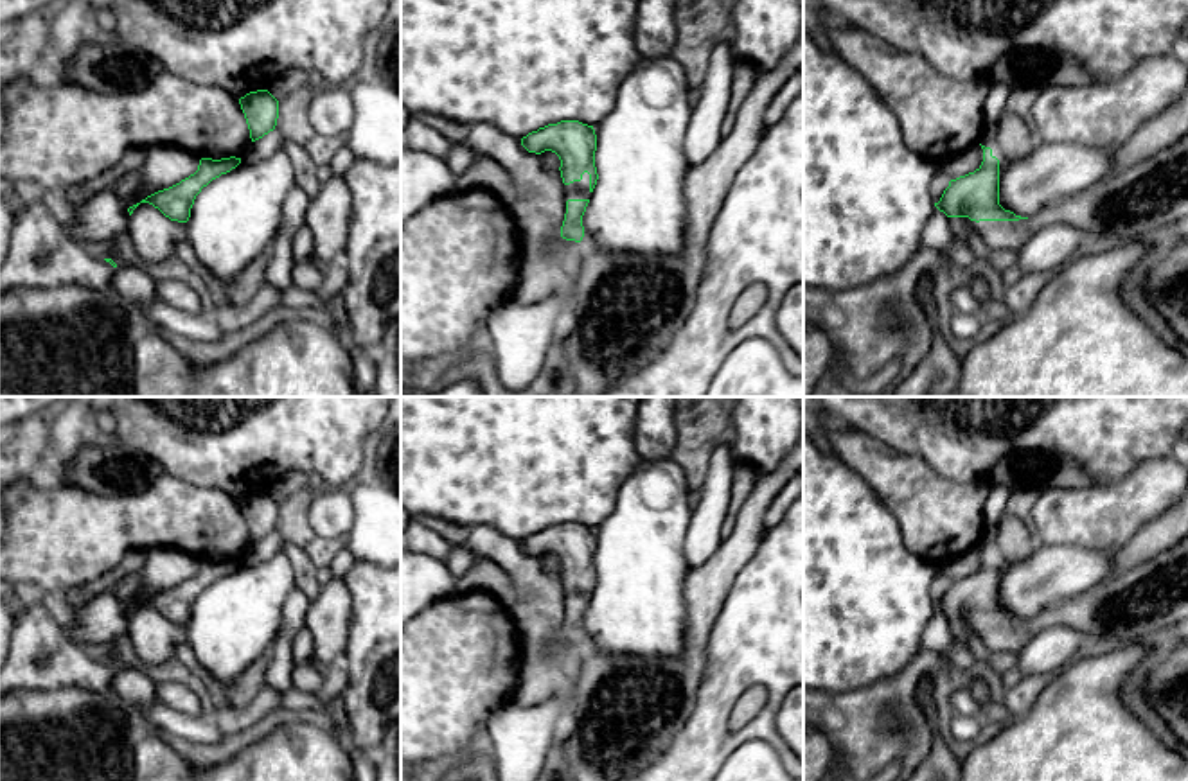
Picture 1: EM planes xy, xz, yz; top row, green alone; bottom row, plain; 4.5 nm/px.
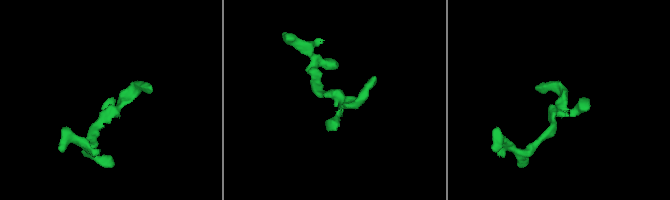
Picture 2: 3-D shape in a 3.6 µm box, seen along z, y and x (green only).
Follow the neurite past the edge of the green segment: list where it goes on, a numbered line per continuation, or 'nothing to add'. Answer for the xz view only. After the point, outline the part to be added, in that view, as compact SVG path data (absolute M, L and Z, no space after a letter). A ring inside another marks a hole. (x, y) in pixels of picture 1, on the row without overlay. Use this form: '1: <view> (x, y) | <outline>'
1: xz (577, 591) | M584 575L581 584L573 584L570 587L564 587L566 603L568 601L590 601L590 576Z

